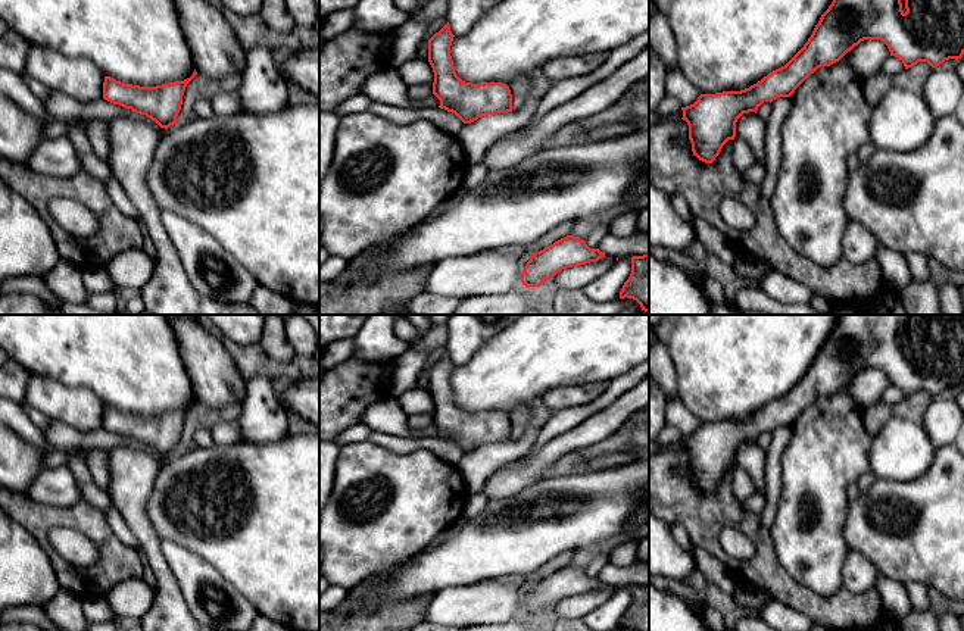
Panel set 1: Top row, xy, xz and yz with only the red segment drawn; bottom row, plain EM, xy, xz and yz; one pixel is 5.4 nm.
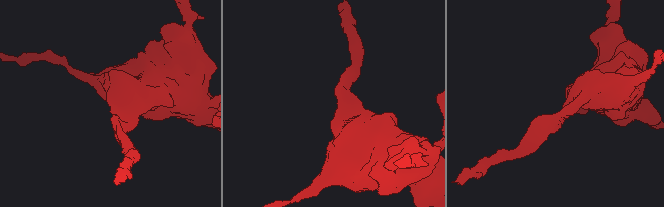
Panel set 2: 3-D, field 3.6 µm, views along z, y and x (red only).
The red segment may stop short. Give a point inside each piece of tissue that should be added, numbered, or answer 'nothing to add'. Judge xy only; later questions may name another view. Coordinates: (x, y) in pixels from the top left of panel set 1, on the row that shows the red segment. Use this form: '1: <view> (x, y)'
nothing to add

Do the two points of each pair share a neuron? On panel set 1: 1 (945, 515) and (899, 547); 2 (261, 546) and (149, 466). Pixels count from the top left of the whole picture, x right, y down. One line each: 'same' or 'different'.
1: same
2: different

